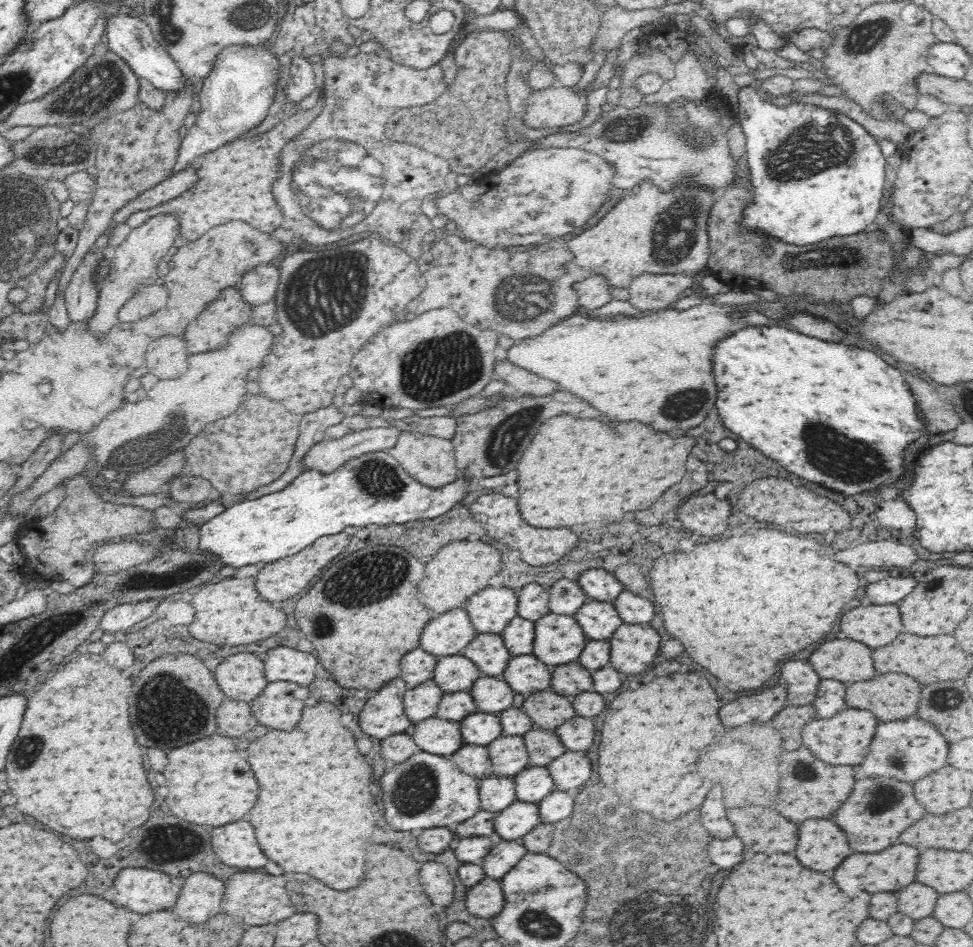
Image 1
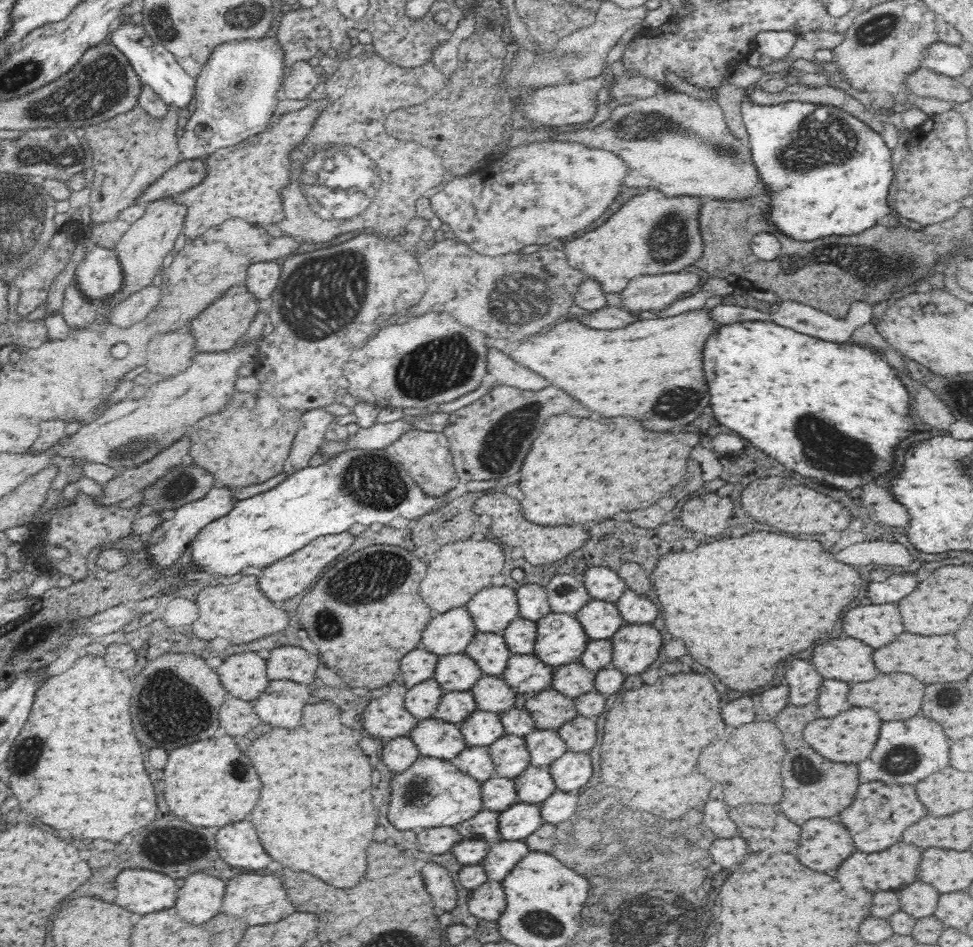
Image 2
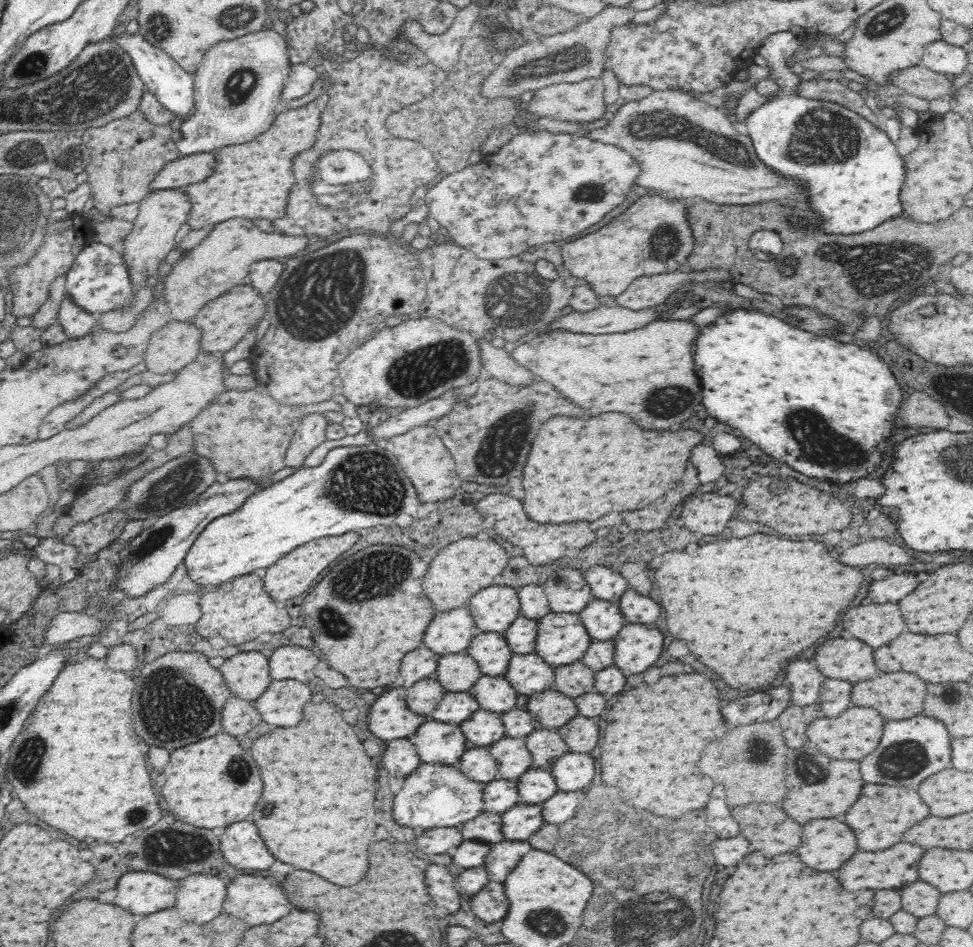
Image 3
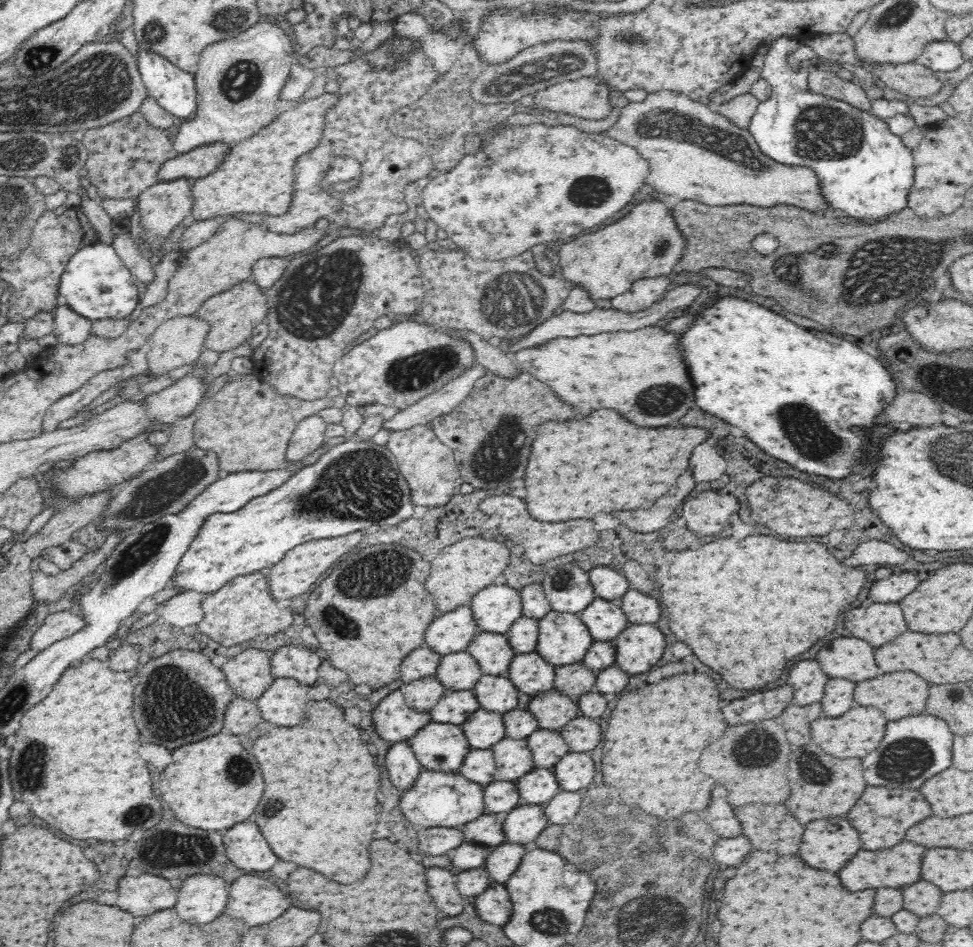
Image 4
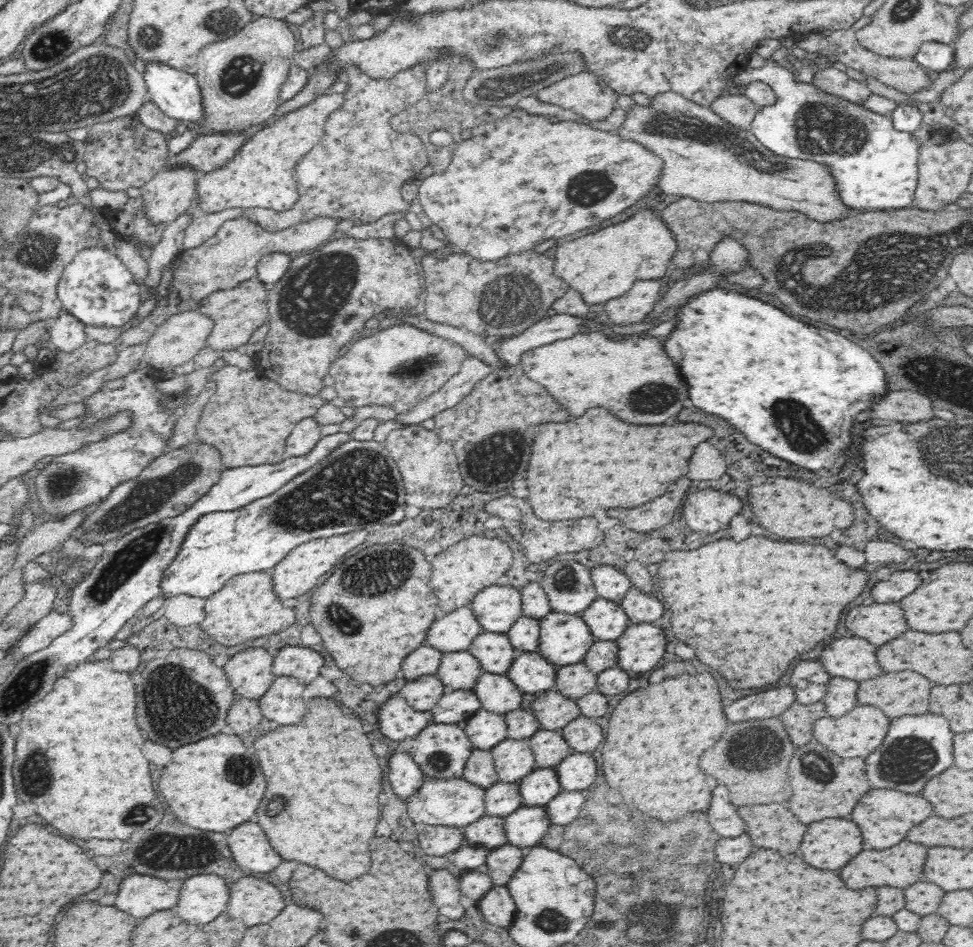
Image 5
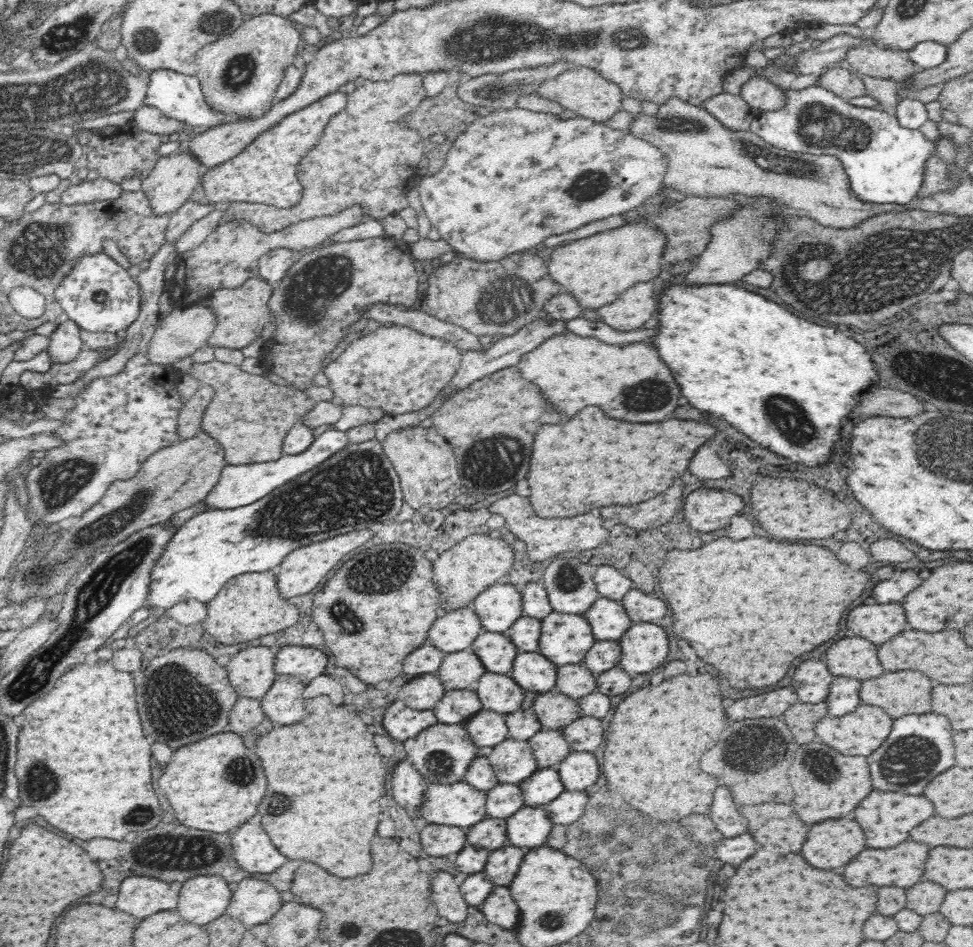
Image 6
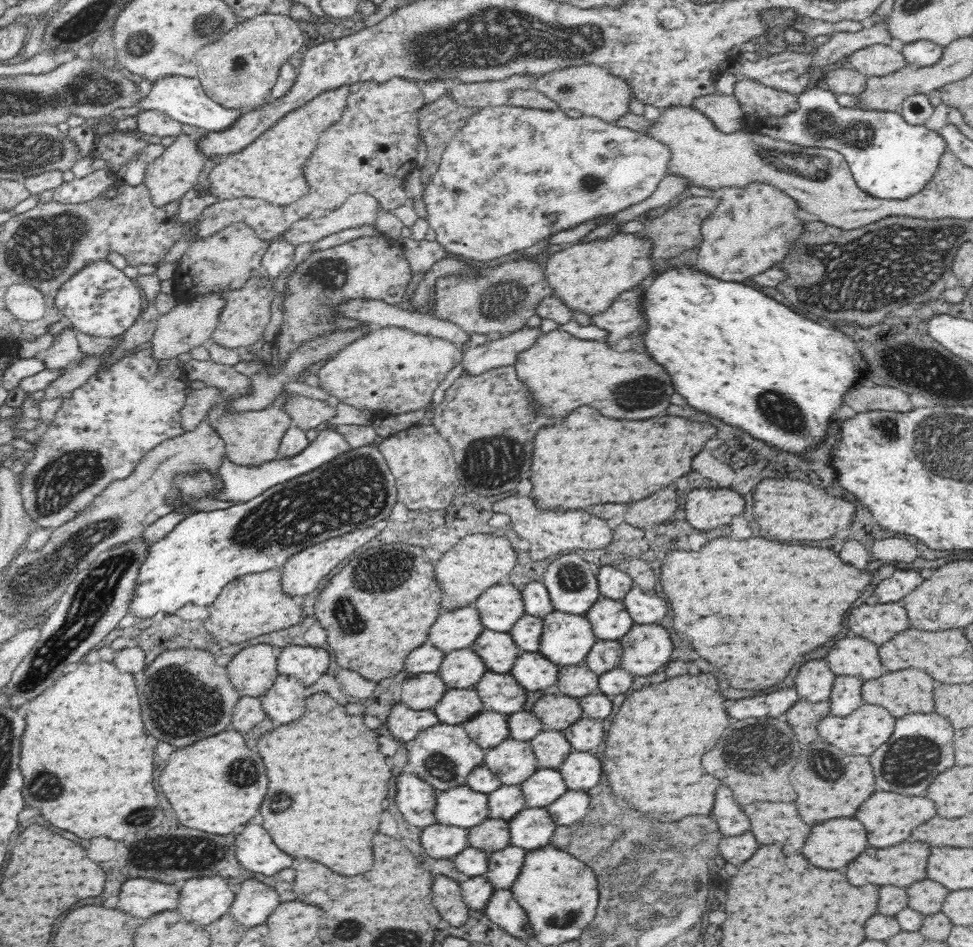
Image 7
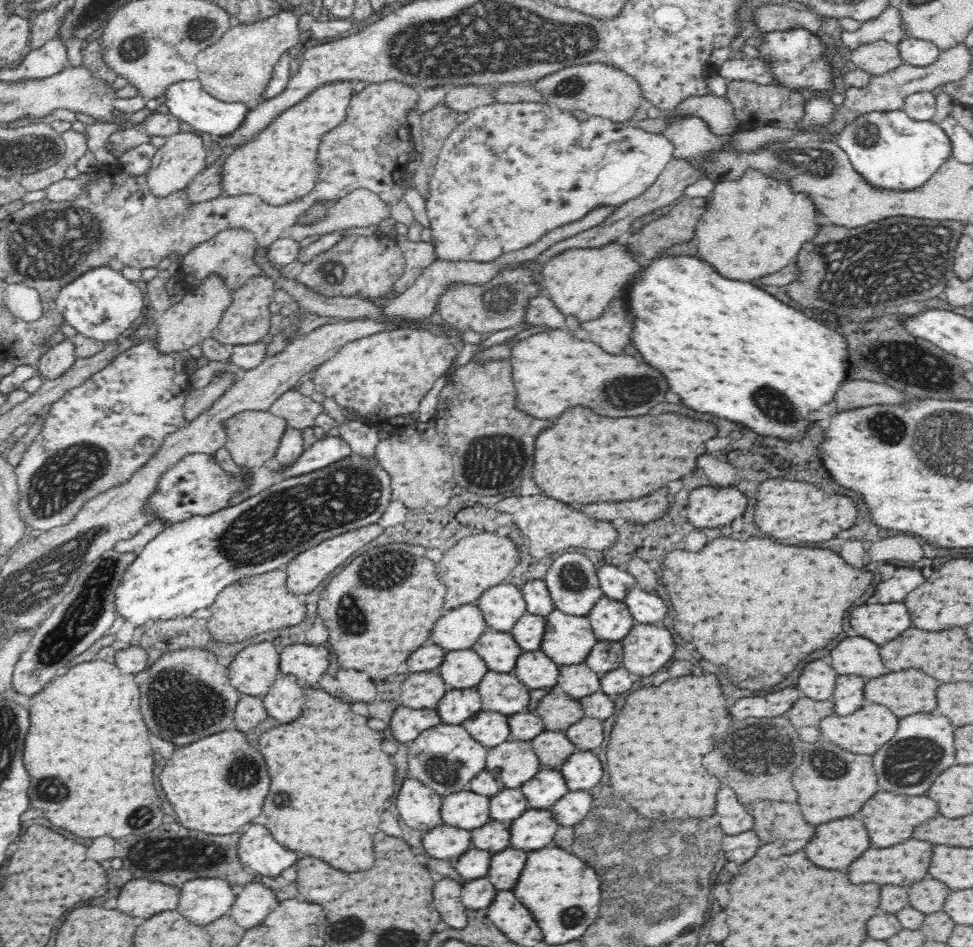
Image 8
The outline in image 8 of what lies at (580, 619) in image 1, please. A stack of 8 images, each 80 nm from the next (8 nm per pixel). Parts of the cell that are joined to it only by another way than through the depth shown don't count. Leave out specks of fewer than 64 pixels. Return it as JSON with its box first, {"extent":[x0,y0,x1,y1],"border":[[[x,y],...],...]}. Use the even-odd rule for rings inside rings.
{"extent":[586,597,636,641],"border":[[[602,597],[586,615],[597,641],[620,641],[636,624],[626,603]]]}

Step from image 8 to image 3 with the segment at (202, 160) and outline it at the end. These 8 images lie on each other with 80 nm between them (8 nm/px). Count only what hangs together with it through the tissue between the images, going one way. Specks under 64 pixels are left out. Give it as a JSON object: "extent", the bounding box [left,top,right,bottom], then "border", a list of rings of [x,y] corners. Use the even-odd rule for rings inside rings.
{"extent":[120,188,191,290],"border":[[[184,188],[154,191],[138,203],[139,213],[132,221],[132,230],[126,238],[123,238],[120,246],[122,260],[135,290],[148,286],[151,283],[150,278],[155,281],[162,262],[175,248],[176,232],[186,224],[191,209],[190,199],[184,193]]]}

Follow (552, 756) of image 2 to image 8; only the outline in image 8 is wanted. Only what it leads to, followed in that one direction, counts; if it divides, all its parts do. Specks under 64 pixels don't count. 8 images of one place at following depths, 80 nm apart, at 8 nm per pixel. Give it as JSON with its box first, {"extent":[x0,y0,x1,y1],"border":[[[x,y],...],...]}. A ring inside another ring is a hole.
{"extent":[531,730,578,770],"border":[[[543,730],[531,740],[539,758],[540,770],[559,769],[578,748],[568,740],[565,731]]]}

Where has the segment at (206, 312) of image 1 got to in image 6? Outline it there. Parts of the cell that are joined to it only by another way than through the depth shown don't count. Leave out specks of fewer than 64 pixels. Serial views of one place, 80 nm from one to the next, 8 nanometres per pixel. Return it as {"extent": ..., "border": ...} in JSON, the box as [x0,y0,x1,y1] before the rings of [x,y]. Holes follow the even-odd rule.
{"extent":[201,277,273,349],"border":[[[259,277],[249,278],[242,286],[234,289],[218,289],[201,303],[216,315],[216,328],[213,330],[207,344],[215,348],[242,349],[256,340],[264,329],[264,324],[270,320],[271,312],[268,300],[272,297],[273,285]]]}

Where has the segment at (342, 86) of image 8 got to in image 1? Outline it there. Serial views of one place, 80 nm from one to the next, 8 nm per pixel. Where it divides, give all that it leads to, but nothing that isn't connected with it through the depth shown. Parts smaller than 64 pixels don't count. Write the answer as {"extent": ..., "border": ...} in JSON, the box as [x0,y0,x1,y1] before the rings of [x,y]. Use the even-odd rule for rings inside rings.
{"extent":[127,108,318,242],"border":[[[318,108],[298,110],[292,116],[281,118],[273,129],[261,135],[236,139],[203,154],[196,165],[198,180],[194,186],[164,204],[131,214],[127,218],[128,226],[138,228],[152,217],[174,215],[184,242],[198,240],[202,234],[206,234],[206,230],[226,224],[228,220],[242,220],[262,232],[272,234],[283,222],[282,211],[278,210],[274,196],[270,194],[270,186],[277,176],[277,156],[286,142],[298,136],[316,118],[316,114]]]}

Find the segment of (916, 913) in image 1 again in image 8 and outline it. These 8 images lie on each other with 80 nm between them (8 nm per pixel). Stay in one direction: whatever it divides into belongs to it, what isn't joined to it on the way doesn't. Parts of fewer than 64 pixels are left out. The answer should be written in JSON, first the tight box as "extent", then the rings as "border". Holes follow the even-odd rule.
{"extent":[908,880,951,915],"border":[[[920,880],[908,888],[910,904],[925,915],[943,910],[951,888],[938,880]]]}

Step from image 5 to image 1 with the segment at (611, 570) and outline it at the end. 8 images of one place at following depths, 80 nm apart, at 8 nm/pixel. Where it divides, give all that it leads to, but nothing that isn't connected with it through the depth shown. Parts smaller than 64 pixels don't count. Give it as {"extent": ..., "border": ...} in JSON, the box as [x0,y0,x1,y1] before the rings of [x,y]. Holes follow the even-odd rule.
{"extent":[577,570,623,602],"border":[[[586,570],[577,579],[588,600],[611,602],[623,591],[622,583],[606,570]]]}

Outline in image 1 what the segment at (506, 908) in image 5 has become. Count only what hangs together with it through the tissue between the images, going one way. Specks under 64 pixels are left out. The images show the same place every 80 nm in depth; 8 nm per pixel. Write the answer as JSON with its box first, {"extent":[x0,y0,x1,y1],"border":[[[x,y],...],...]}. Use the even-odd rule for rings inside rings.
{"extent":[465,878,504,919],"border":[[[484,878],[480,884],[472,886],[465,898],[466,909],[480,918],[491,919],[500,914],[504,906],[504,896],[500,882],[494,878]]]}

